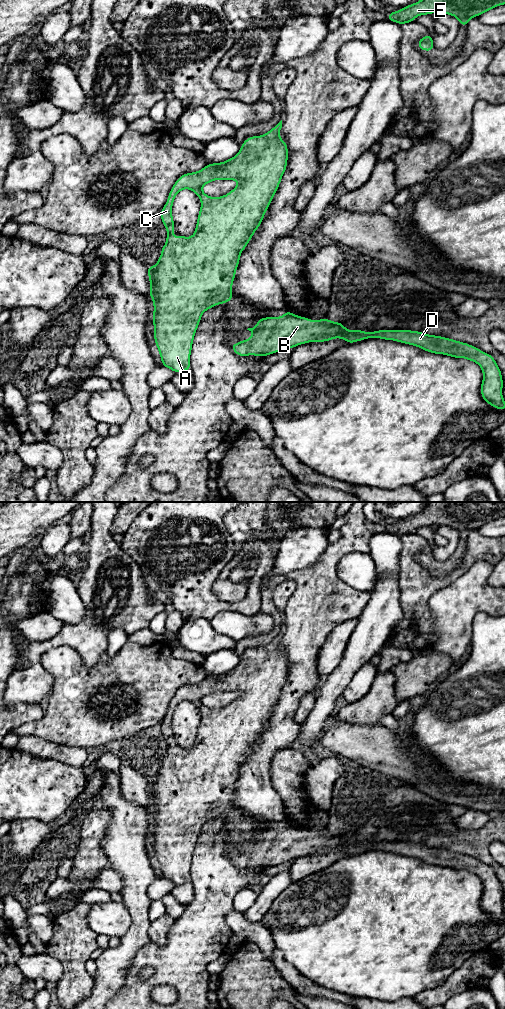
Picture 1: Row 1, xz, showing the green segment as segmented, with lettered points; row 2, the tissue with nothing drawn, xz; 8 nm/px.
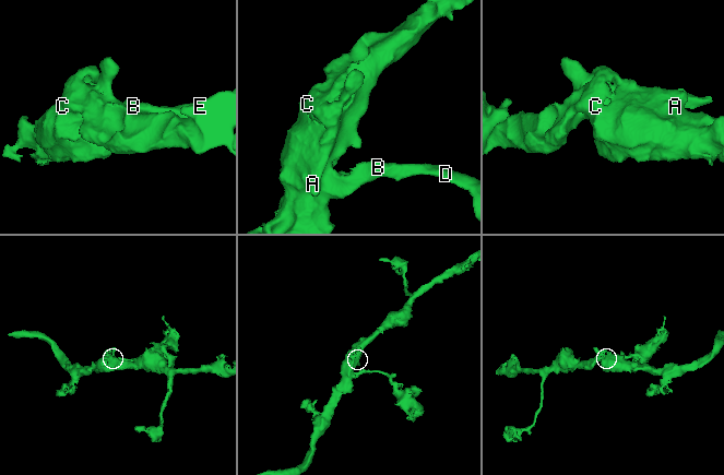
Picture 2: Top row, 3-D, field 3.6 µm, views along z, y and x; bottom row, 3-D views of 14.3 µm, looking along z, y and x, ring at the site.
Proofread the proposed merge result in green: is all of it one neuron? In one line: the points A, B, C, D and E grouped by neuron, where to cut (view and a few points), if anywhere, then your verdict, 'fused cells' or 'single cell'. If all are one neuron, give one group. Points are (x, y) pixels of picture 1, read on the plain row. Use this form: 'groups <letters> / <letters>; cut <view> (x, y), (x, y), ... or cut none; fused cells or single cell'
groups A B C D E; cut none; single cell

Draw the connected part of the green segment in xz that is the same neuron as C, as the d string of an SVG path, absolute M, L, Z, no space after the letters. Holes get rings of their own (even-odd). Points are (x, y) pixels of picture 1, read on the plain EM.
M282 632L260 649L254 647L245 651L234 669L181 687L171 699L160 723L167 743L166 756L161 760L157 777L146 779L151 796L148 808L153 811L154 854L161 877L175 885L192 880L192 856L202 826L216 817L230 814L234 809L232 796L240 766L261 737L287 680L288 658L279 649L281 640ZM215 692L237 692L239 695L226 707L210 709L202 703L202 699ZM183 701L190 701L199 709L201 720L194 747L184 749L178 745L175 752L172 720L176 707Z

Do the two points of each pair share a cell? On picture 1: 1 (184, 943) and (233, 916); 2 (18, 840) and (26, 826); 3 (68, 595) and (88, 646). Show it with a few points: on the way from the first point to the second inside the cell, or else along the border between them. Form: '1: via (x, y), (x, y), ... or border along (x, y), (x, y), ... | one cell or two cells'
1: border along (232, 909), (226, 915), (225, 921), (233, 933) | two cells
2: via (21, 837), (26, 832), (26, 829) | one cell
3: border along (79, 597), (85, 616), (76, 623), (63, 623) | two cells

